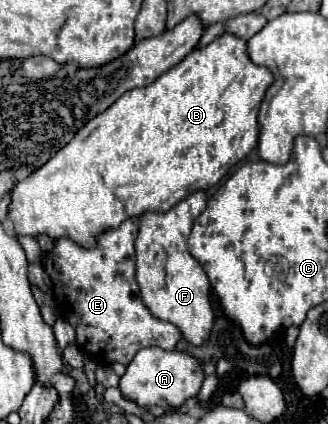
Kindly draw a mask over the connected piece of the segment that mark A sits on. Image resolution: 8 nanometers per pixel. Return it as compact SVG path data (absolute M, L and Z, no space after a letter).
M147 346L141 348L131 364L127 366L127 372L119 380L119 390L125 400L135 402L141 408L149 406L171 406L179 408L187 398L193 398L201 384L205 380L203 368L195 358L189 358L189 354L181 354L179 350L161 350L159 346Z

